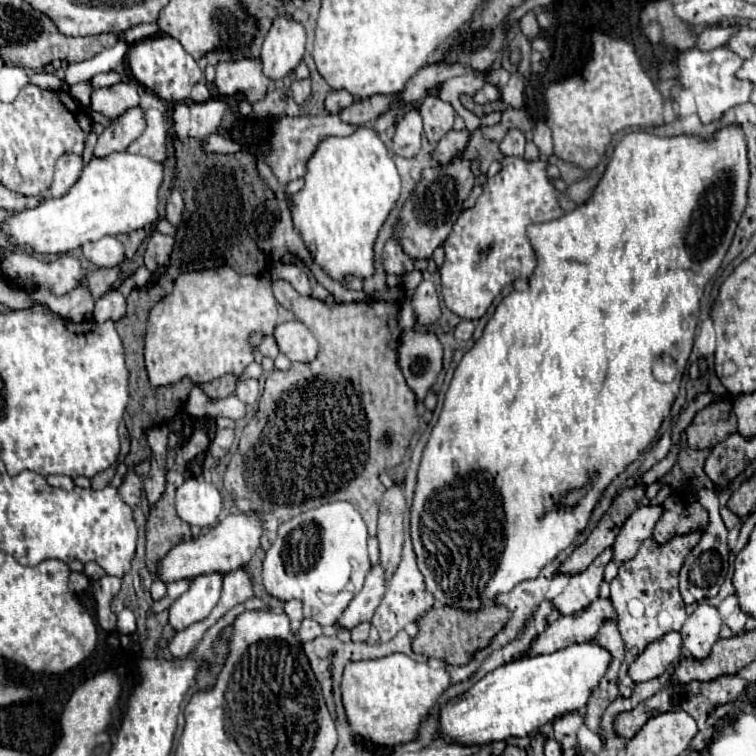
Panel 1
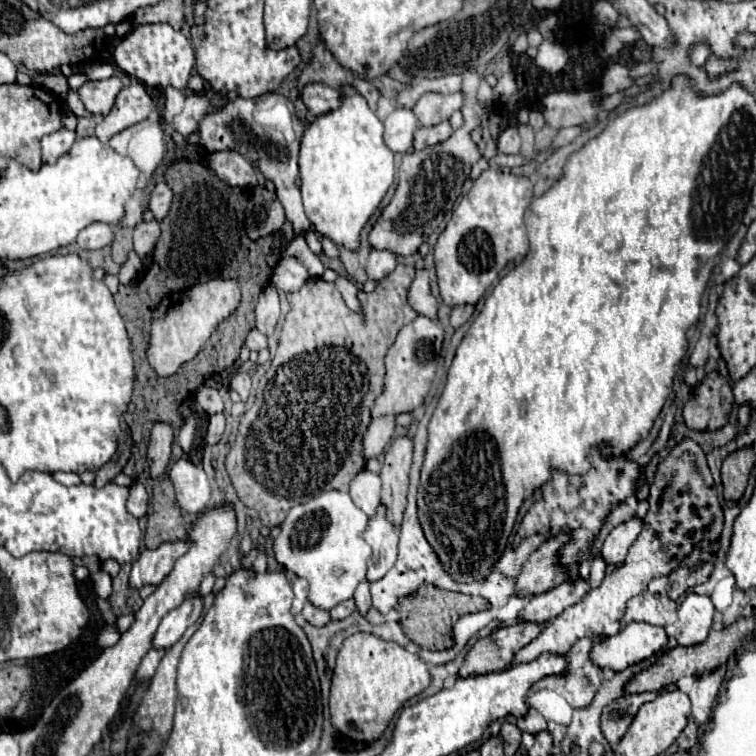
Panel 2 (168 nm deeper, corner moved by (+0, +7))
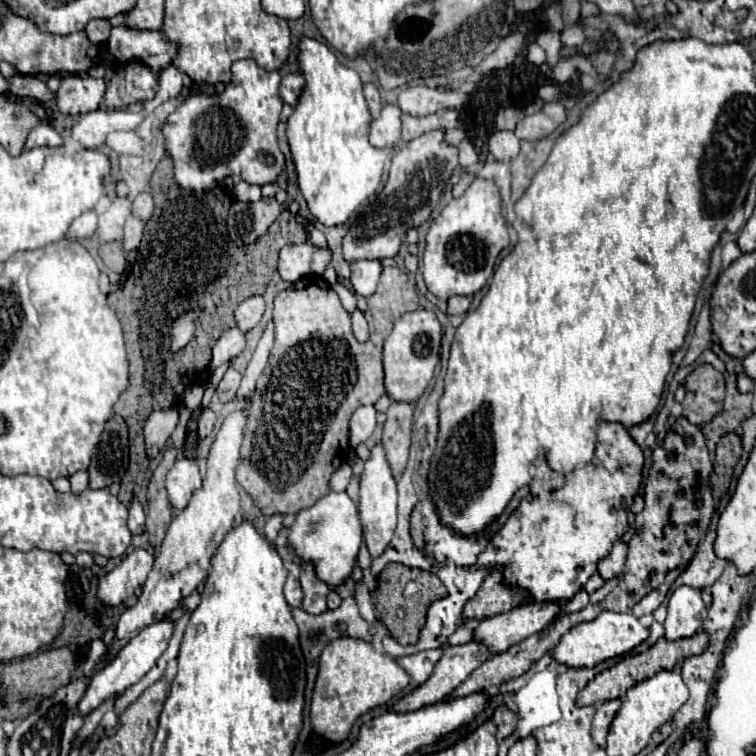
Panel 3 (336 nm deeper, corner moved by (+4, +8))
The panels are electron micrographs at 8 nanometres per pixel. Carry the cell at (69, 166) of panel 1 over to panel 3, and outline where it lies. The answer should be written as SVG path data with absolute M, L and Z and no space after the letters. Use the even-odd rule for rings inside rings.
M46 122L38 124L30 132L30 136L26 140L26 148L28 150L30 148L38 148L38 146L60 146L60 144L62 144L62 136L50 124L46 124Z

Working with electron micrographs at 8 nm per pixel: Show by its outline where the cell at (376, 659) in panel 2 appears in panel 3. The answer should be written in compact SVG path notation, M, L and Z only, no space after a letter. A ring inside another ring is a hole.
M342 636L326 644L320 656L320 672L310 706L310 722L316 734L344 742L354 722L372 708L388 704L398 692L412 682L412 676L388 654L380 652L372 642Z

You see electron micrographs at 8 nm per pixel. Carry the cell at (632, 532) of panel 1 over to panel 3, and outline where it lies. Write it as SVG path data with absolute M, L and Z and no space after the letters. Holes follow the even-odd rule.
M616 540L612 550L608 552L608 556L600 558L598 562L598 572L604 580L608 578L614 578L622 572L622 566L624 566L624 560L626 560L626 550L628 550L628 544L622 542L622 540Z

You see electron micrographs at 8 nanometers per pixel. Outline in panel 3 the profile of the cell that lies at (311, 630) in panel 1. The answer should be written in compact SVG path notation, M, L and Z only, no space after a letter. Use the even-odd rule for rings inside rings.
M302 564L300 584L304 590L304 602L300 608L308 614L324 614L328 610L326 608L326 596L330 592L330 588L316 578L314 570L308 564Z

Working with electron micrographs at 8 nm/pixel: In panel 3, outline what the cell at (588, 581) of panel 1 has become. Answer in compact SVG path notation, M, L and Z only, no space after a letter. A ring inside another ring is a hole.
M568 600L530 602L530 604L516 606L510 612L484 618L474 632L474 640L486 642L486 646L490 646L494 654L504 652L506 648L546 628L556 618L560 608L564 608L566 604Z

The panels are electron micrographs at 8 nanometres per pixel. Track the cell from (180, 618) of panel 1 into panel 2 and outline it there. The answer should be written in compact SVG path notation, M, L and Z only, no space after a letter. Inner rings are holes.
M194 595L188 597L180 607L172 609L158 625L154 637L152 637L152 647L154 649L170 649L182 635L184 631L198 621L202 613L202 597Z

